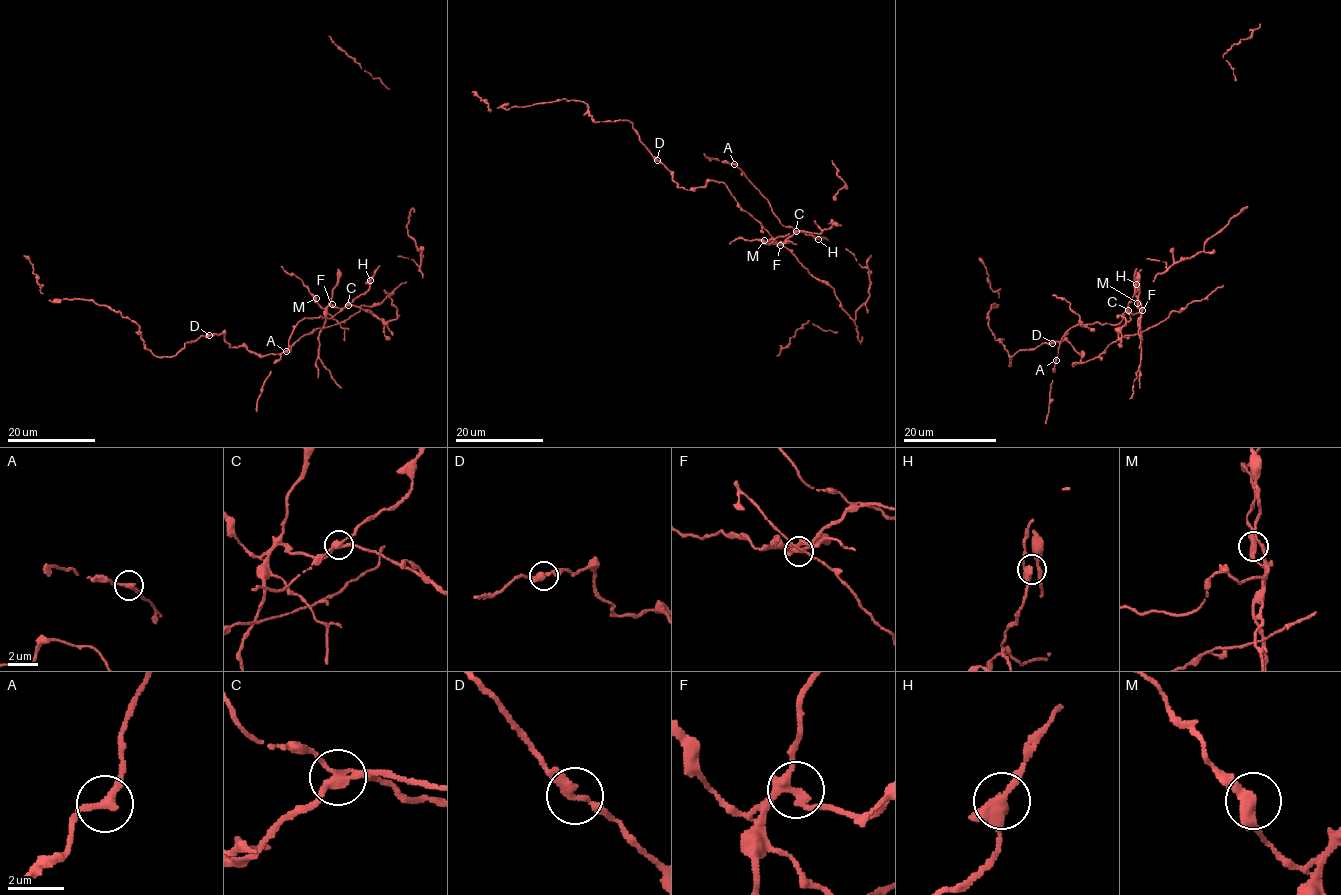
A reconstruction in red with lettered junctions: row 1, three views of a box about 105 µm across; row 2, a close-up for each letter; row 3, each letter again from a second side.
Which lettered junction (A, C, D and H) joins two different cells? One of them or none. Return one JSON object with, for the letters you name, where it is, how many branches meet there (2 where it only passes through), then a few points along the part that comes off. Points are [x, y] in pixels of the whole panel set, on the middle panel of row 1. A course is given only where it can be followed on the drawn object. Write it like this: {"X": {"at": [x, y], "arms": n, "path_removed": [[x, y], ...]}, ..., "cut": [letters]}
{"C": {"at": [796, 231], "arms": 4}, "cut": ["C"]}

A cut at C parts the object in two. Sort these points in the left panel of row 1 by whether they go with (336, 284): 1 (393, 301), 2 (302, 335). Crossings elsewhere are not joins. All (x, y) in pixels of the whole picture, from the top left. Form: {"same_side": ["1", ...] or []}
{"same_side": ["1"]}

